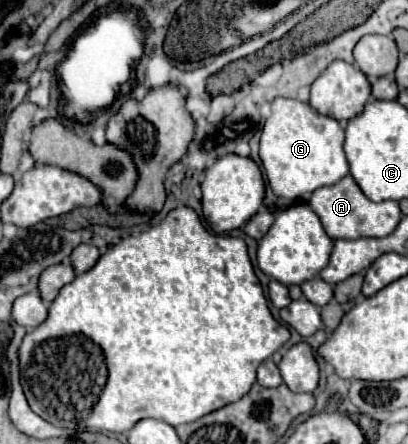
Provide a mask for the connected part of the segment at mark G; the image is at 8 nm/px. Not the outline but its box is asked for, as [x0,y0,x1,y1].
[260,97,348,201]

